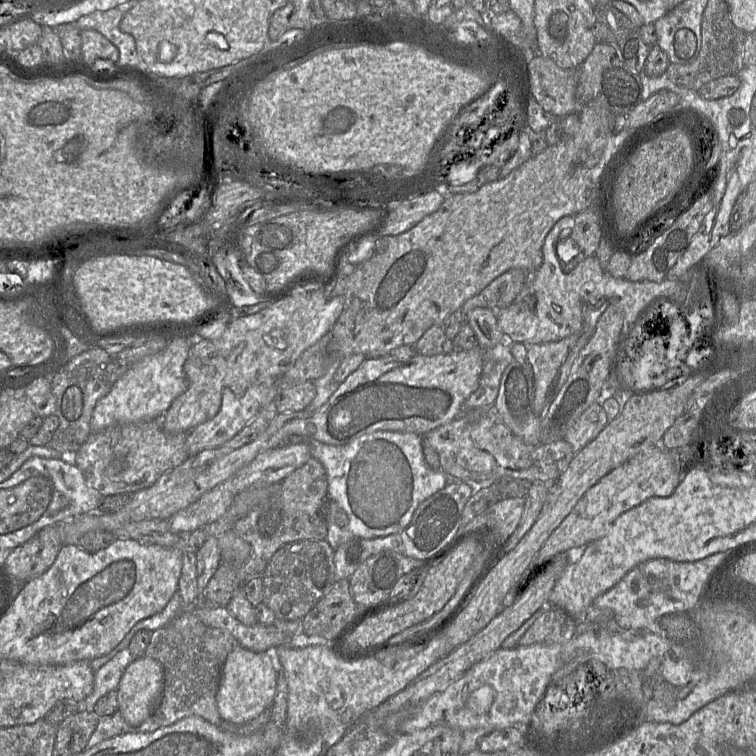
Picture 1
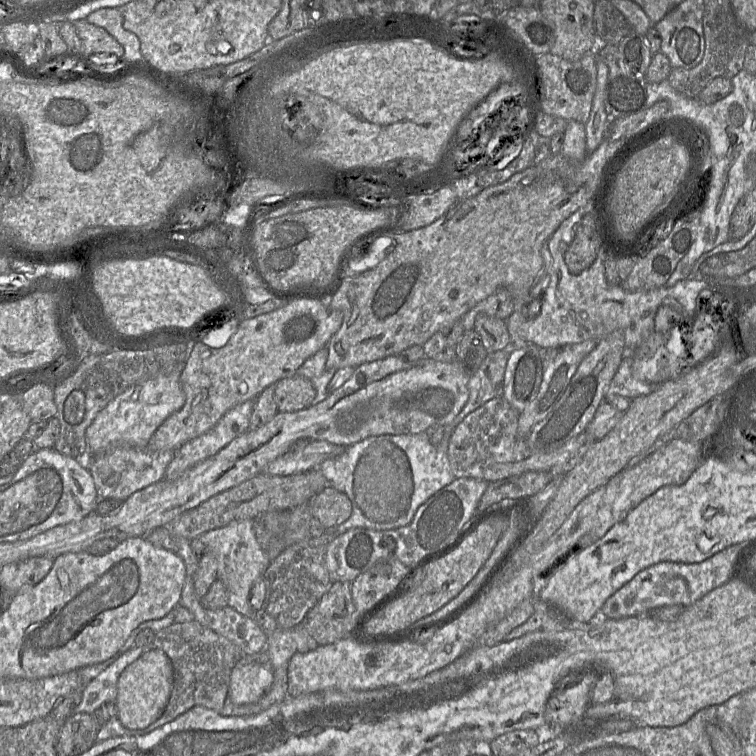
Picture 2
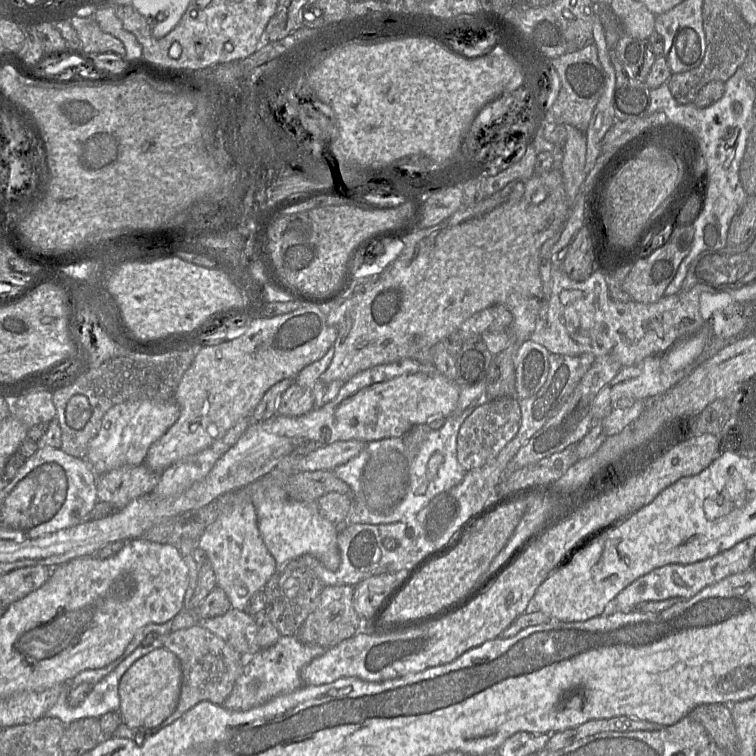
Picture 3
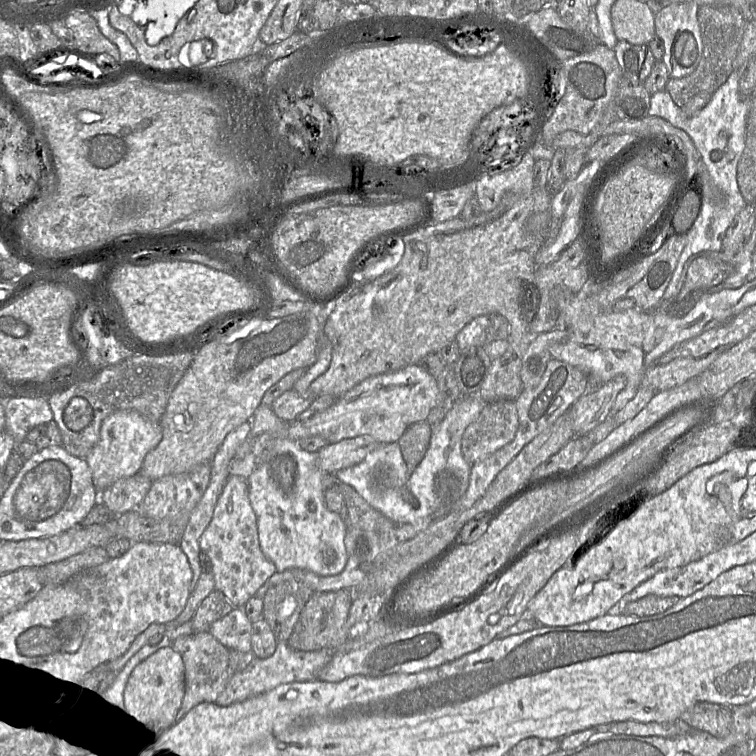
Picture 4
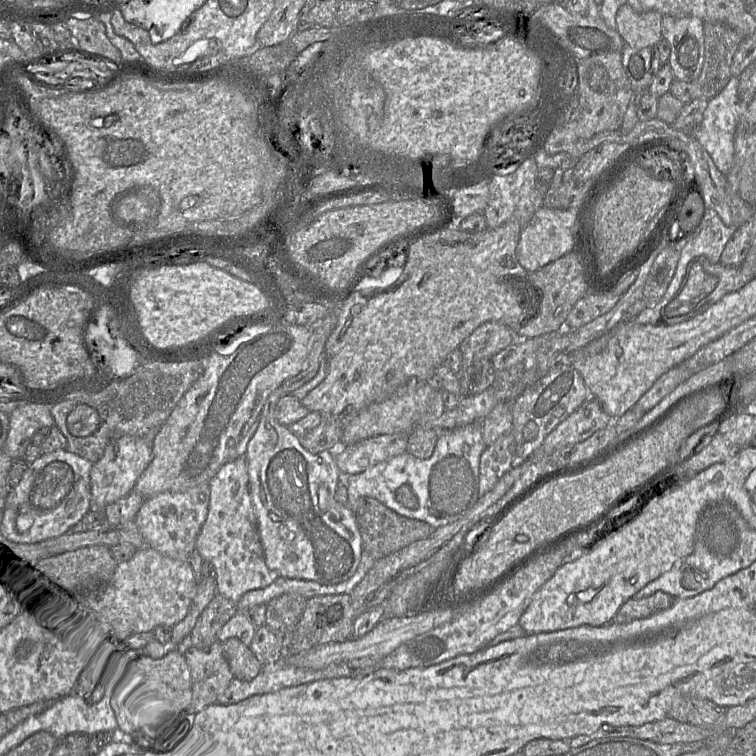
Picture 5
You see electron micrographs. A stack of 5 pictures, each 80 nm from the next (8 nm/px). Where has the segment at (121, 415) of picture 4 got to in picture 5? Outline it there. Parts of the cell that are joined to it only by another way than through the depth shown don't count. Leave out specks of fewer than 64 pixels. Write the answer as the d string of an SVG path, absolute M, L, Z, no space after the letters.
M122 436L110 440L102 457L91 468L91 508L103 509L107 505L127 496L134 490L137 479L148 467L151 460L151 444L144 437Z

